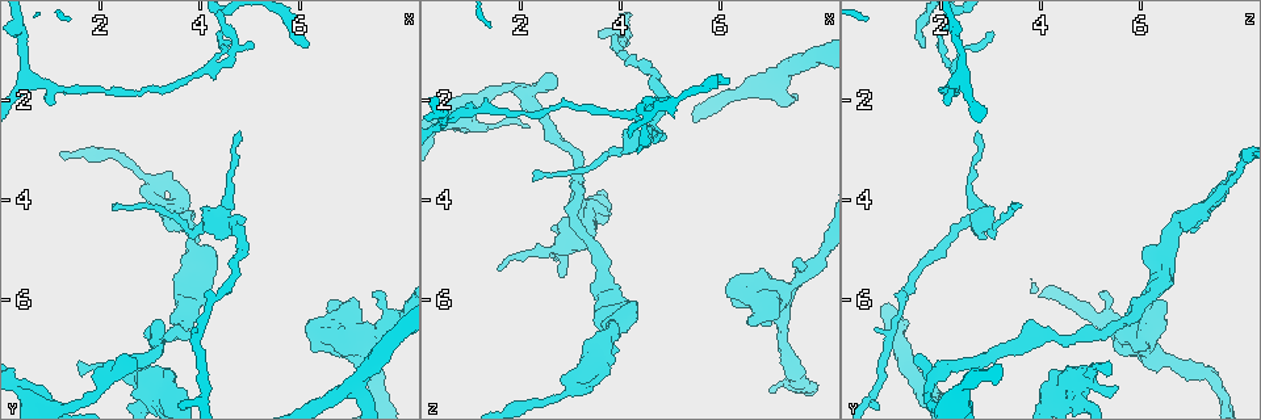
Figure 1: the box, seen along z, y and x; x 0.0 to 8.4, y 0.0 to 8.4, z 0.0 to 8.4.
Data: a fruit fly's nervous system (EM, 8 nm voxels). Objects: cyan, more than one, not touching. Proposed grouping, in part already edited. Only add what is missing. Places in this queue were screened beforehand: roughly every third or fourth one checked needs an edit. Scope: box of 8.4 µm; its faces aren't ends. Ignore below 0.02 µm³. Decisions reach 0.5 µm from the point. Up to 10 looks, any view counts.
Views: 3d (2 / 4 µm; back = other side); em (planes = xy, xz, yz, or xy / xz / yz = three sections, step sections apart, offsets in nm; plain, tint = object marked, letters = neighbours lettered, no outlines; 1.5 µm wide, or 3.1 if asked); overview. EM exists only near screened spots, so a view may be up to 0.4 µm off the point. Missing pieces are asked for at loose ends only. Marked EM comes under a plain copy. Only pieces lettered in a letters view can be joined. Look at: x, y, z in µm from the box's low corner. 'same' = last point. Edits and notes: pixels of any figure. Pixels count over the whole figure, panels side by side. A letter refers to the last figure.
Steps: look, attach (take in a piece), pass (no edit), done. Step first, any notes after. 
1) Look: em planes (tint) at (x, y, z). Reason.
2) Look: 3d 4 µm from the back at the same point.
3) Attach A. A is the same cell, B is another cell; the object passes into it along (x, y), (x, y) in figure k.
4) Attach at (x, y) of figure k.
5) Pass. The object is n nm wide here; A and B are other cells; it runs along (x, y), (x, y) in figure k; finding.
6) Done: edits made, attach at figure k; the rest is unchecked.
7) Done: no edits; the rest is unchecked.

Look: 3d 4 µm from the back at (6.65, 6.05, 6.50). Free end.

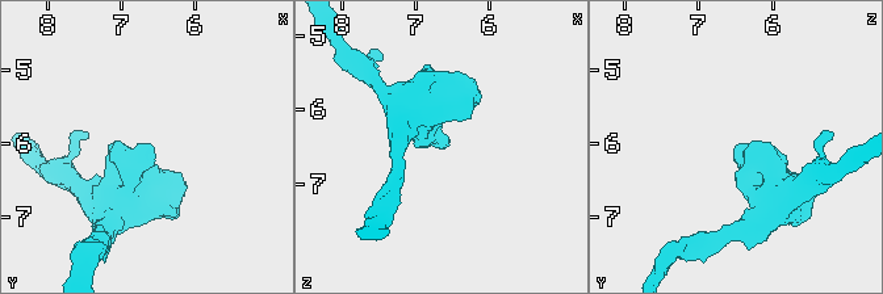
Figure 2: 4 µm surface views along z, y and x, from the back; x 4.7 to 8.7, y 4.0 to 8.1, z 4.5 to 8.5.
Look: em xz step 4 (tint) at (6.60, 6.00, 6.50).

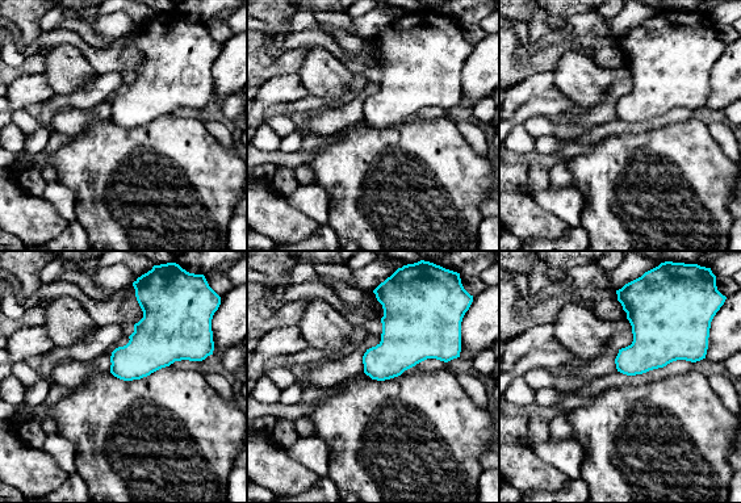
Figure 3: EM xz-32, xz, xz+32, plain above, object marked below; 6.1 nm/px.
Look: em planes (letters) at the same point.

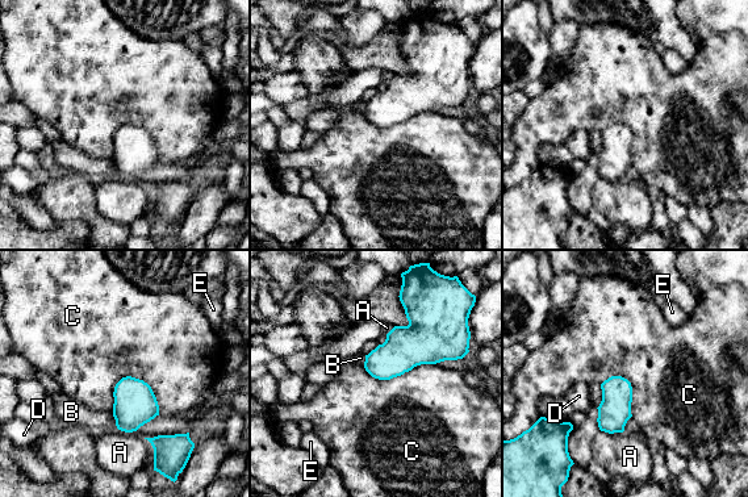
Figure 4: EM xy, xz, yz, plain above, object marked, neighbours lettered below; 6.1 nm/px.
Pass. A, B, C, D and E are other cells; a border runs along (115, 384), (142, 379), (159, 414) in figure 4; no lettered piece goes on from it.

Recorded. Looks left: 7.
Look: em xy step 4 (letters) at (4.40, 0.70, 3.10). Tapers out.

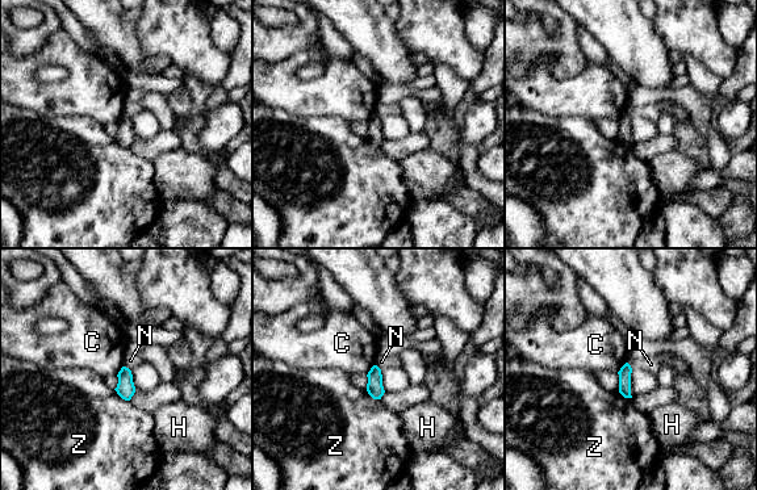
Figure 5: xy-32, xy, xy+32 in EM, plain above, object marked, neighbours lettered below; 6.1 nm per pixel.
Pass. C, H, N and Z are other cells; a border runs along (124, 365), (129, 369) in figure 5; no lettered piece goes on from it.

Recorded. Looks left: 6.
Look: em yz step 4 (letters) at (6.15, 0.90, 1.60). Thin end.

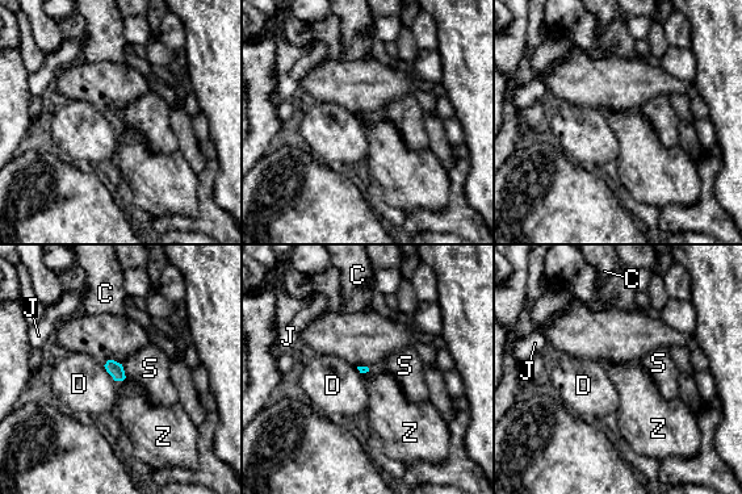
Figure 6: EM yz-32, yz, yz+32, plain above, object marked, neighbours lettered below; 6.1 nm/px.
Pass. C, D, J, S and Z are other cells; none of them fits.

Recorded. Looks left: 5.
Look: 3d 2 µm at (4.85, 2.60, 2.70).

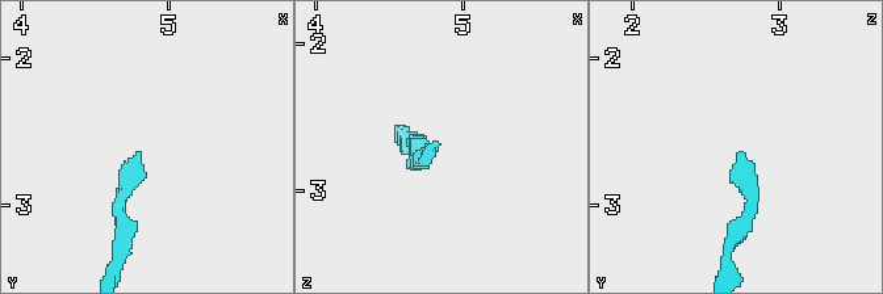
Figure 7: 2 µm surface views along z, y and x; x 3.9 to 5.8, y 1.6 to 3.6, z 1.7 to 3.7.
Look: em planes (letters) at (4.84, 2.68, 2.72).

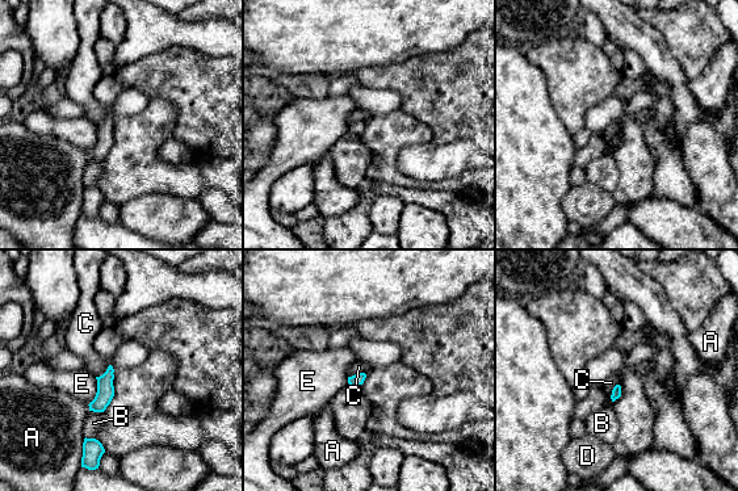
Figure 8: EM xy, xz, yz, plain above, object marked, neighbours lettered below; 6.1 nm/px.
Pass. The longest contact is with E, 180 nm; A, B, C, D and E are other cells; a border runs along (365, 373), (355, 373), (348, 377) in figure 8; no lettered piece goes on from it.

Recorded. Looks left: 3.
Done: no edits; the rest is unchecked.

